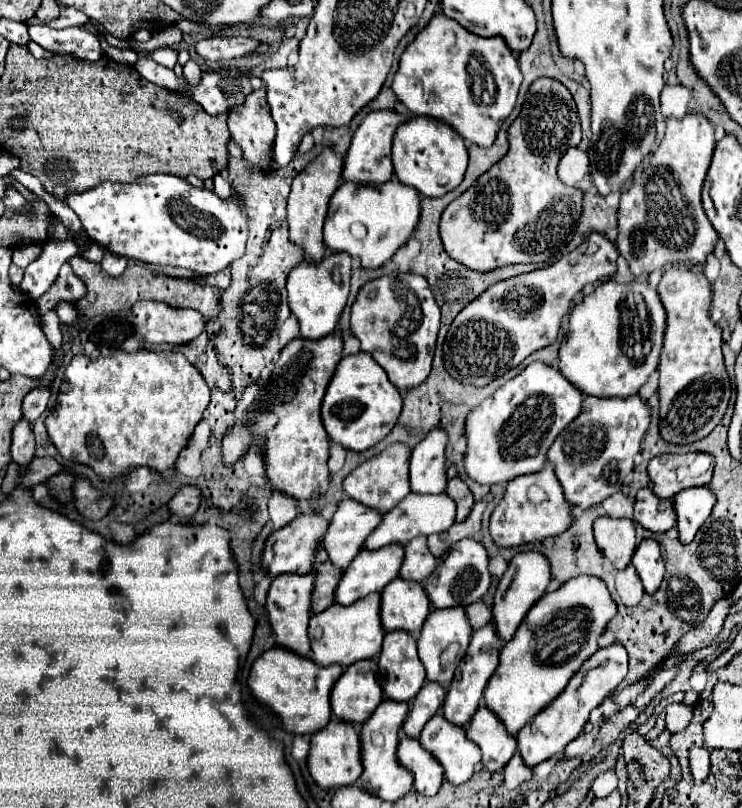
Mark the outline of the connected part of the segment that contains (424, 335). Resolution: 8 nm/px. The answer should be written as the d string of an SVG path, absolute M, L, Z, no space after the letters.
M396 270L366 282L352 304L350 328L362 342L362 350L372 354L396 388L414 388L430 374L440 328L440 308L424 276Z

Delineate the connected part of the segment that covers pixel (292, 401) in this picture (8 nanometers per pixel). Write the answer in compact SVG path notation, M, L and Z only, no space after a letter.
M334 330L320 340L294 338L288 342L282 348L270 378L246 388L238 402L236 424L224 438L224 462L236 462L246 454L252 440L260 438L264 444L266 474L274 490L282 490L298 500L312 500L324 494L330 482L326 464L330 438L320 420L320 406L336 364L342 358L342 346L344 340L340 330Z

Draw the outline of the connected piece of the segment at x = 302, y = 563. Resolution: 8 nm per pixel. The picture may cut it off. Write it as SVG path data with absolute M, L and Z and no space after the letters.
M312 512L312 514L298 514L290 524L274 530L266 540L266 548L264 548L264 556L262 556L262 564L264 564L266 572L272 578L278 574L284 574L284 572L298 572L298 574L310 572L312 564L314 564L316 548L320 546L328 526L330 526L330 522L320 512Z

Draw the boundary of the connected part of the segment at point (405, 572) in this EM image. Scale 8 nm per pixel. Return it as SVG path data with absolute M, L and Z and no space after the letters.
M416 536L404 546L404 562L400 568L400 576L414 582L424 582L436 568L438 560L428 550L426 536Z

